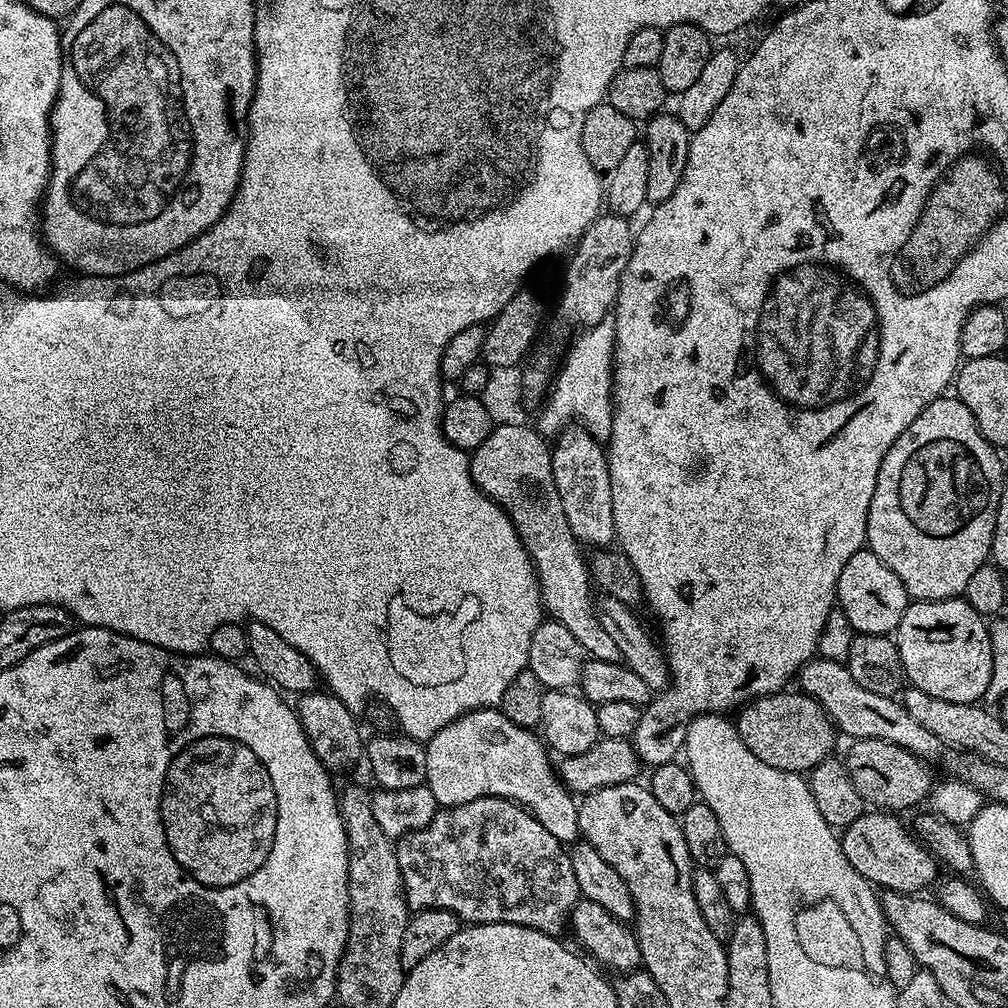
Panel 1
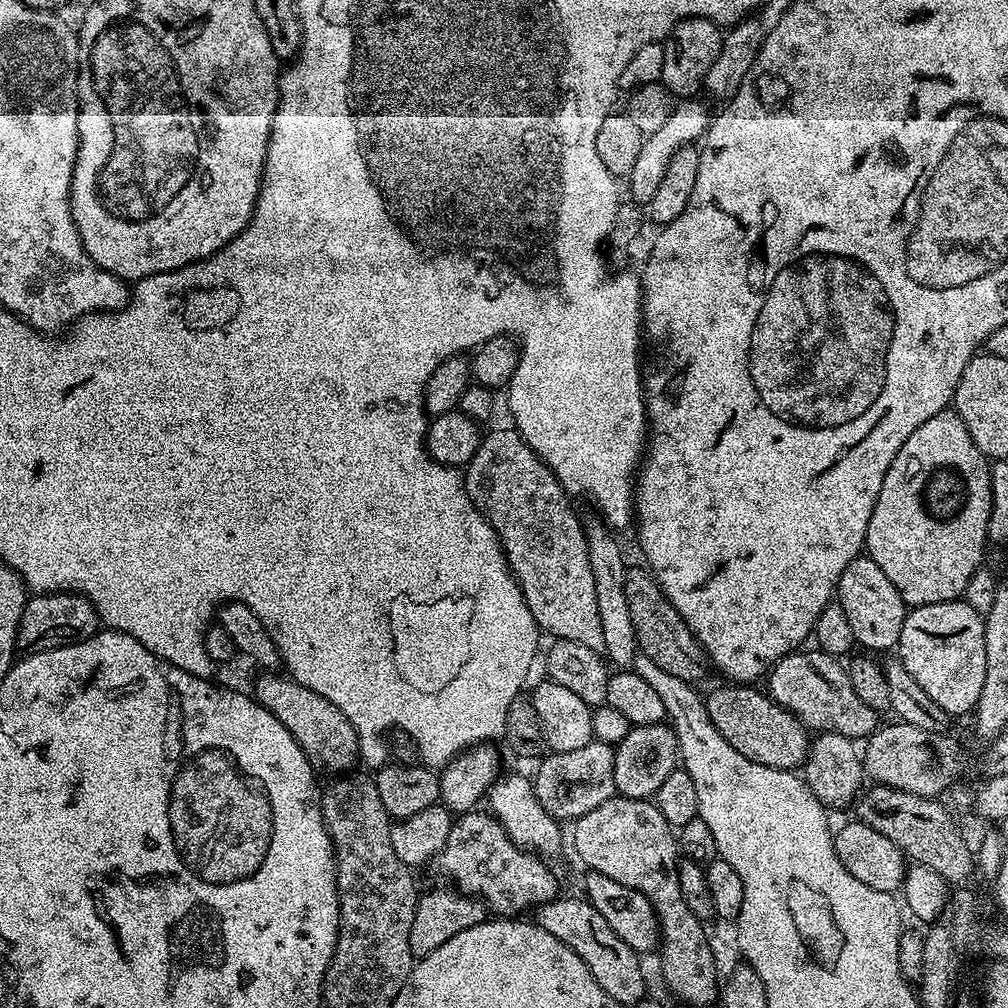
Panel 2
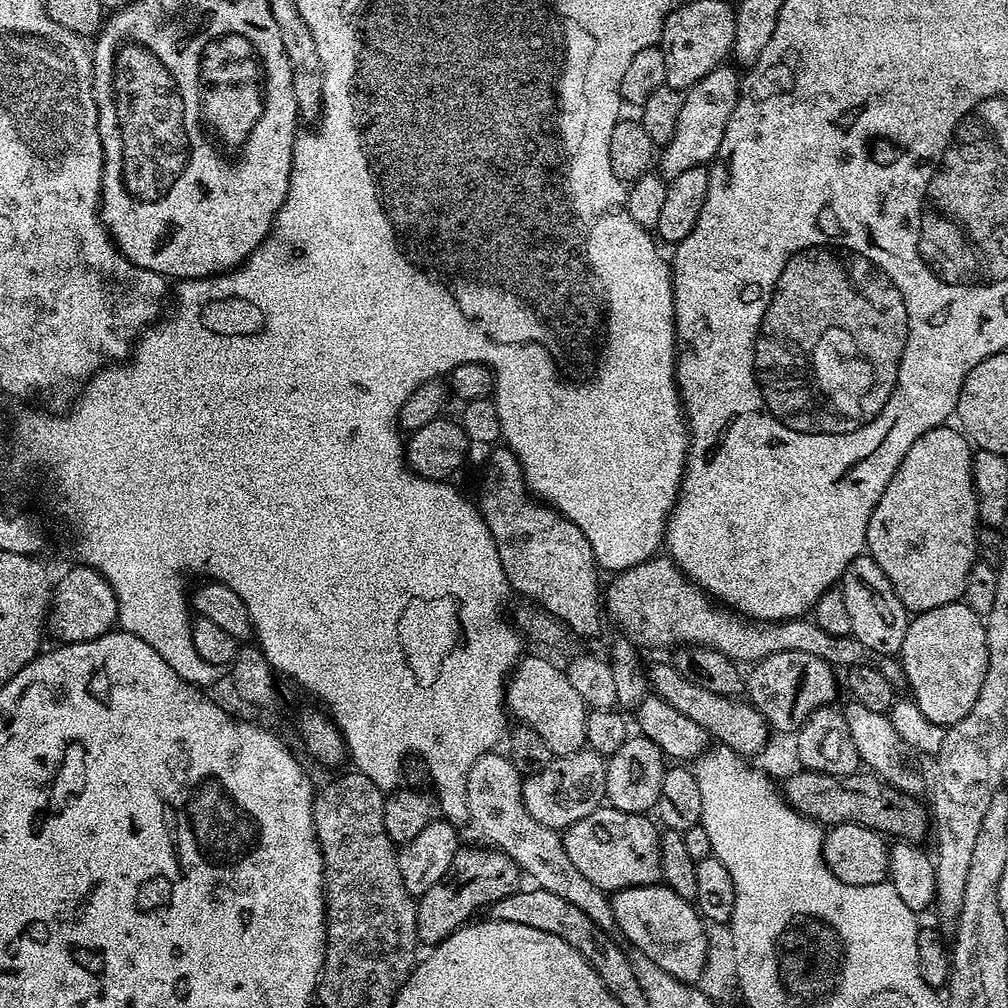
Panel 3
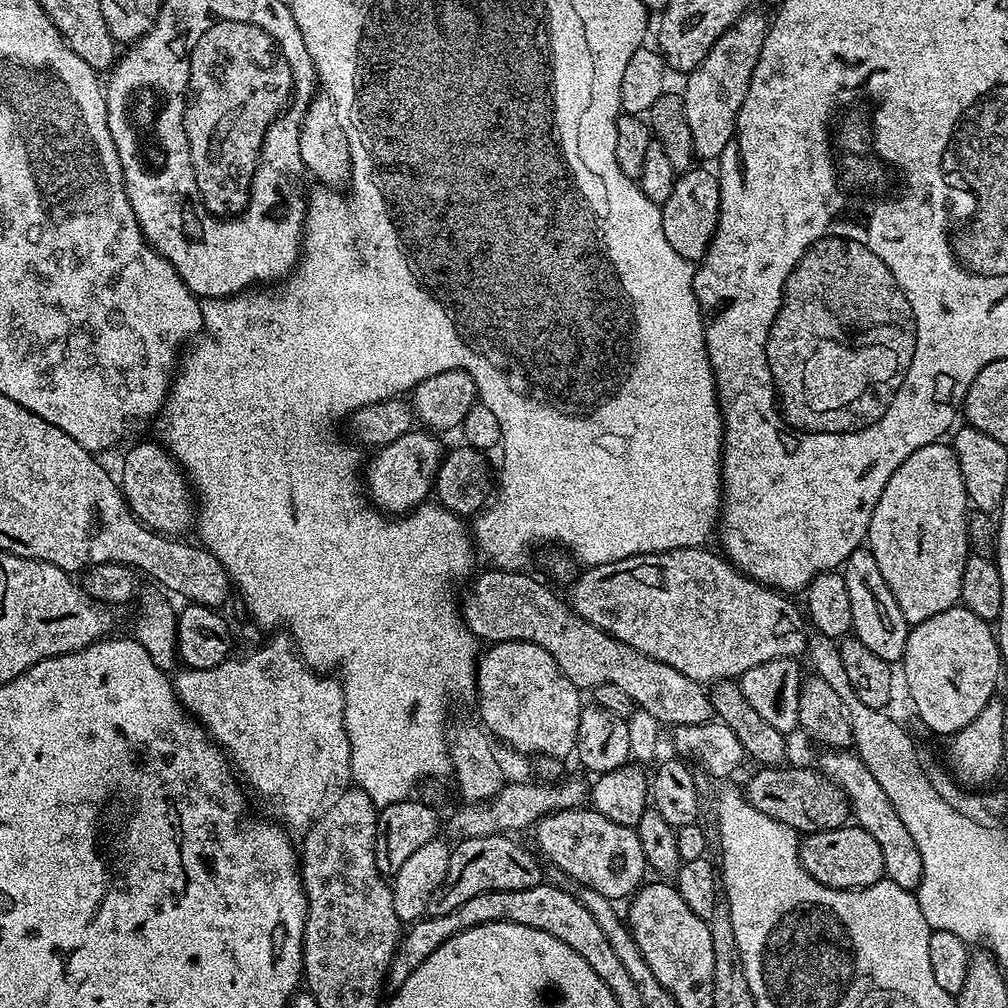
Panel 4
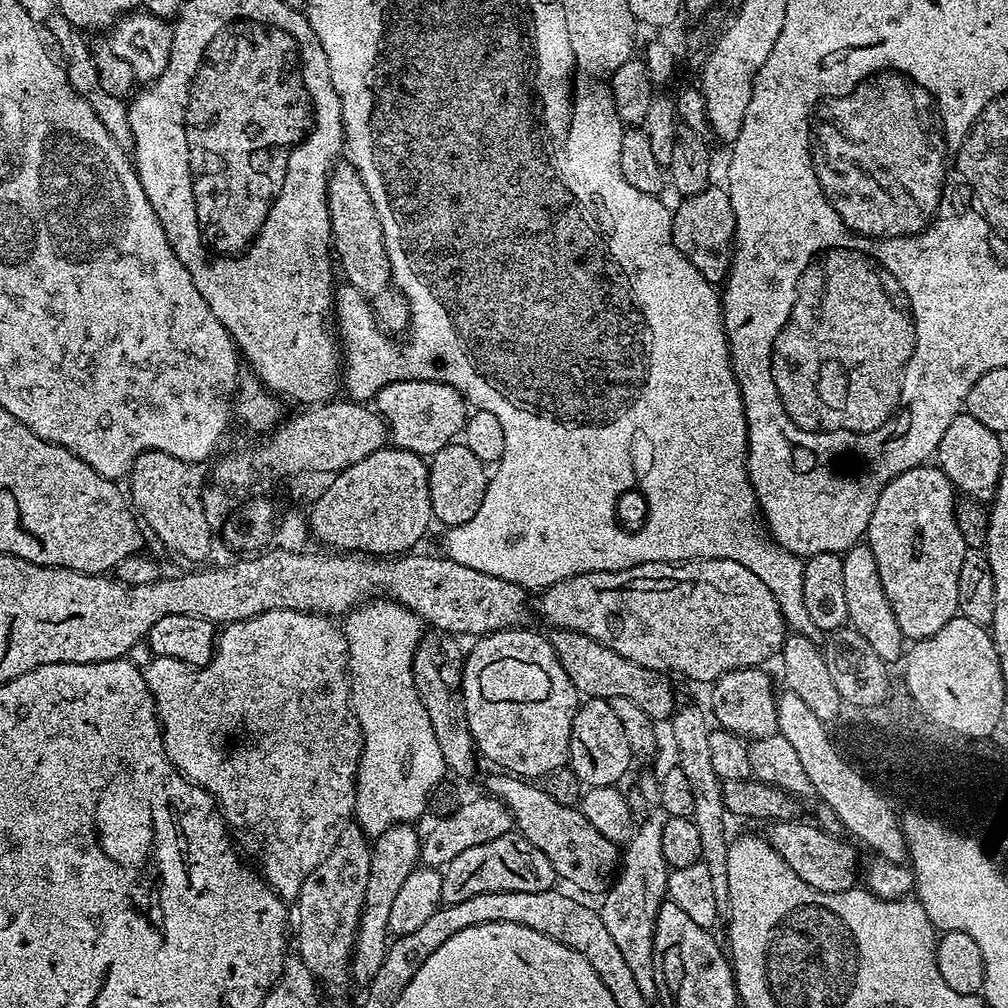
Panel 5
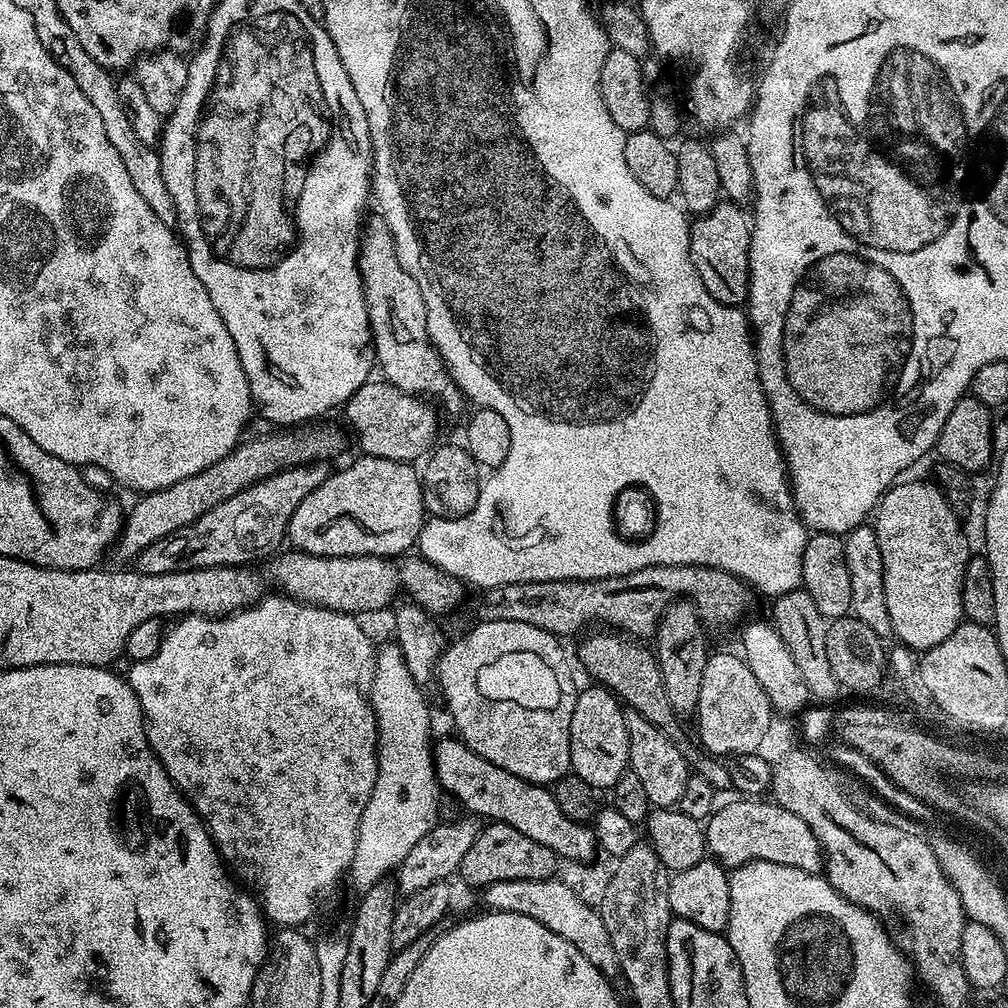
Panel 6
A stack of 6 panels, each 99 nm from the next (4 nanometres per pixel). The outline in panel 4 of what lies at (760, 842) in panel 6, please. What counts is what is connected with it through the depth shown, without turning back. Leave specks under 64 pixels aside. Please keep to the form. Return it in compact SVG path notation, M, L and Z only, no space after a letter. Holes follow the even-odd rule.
M858 826L809 832L800 841L800 861L807 872L828 888L871 888L885 879L882 850Z

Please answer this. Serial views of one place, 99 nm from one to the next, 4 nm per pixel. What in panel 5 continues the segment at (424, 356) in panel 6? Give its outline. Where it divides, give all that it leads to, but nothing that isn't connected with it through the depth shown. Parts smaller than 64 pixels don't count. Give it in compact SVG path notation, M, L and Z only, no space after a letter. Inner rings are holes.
M333 163L328 173L328 213L332 227L332 246L338 268L344 271L343 279L364 295L364 299L372 307L375 323L385 332L397 334L409 327L410 313L403 292L392 284L392 271L384 245L382 226L378 218L378 210L374 210L374 202L370 202L370 194L360 177L355 163Z

